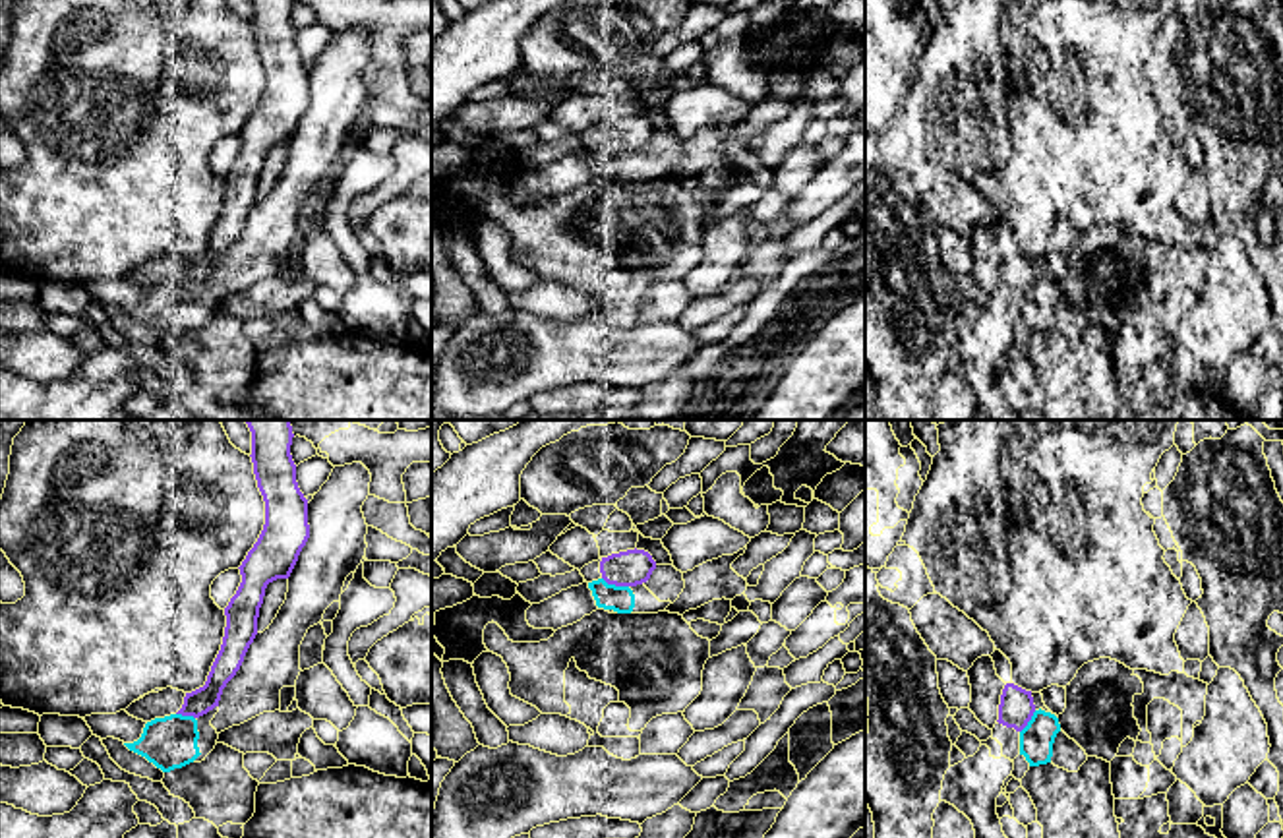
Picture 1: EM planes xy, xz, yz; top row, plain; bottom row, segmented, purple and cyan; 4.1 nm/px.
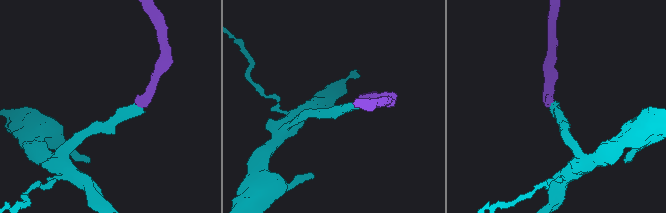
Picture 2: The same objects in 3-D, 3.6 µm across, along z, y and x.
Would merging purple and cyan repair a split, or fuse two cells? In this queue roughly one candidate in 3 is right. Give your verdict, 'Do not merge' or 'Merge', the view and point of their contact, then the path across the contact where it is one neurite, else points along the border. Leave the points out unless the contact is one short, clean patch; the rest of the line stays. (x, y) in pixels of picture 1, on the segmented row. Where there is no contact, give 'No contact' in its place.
Merge. Touches purple at xz (616, 585)

